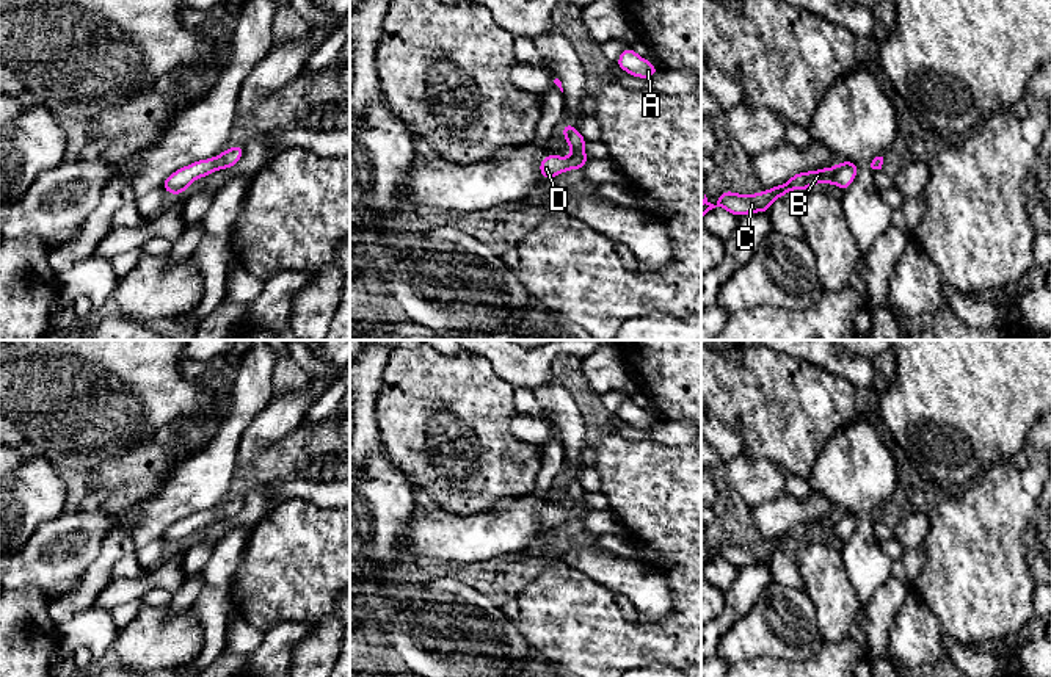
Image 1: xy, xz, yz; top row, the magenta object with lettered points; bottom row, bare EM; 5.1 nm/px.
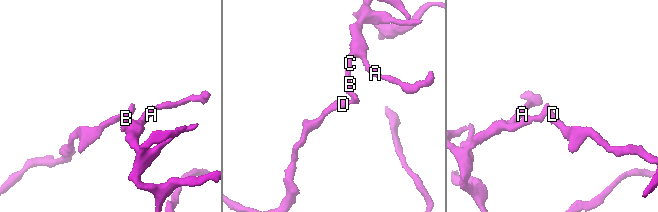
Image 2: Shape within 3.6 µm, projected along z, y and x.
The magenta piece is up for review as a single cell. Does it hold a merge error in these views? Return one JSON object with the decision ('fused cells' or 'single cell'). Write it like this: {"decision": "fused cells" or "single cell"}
{"decision": "single cell"}

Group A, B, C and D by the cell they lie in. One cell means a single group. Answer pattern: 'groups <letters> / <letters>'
groups A B C D

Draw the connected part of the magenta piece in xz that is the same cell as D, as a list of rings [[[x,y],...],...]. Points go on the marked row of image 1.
[[[565,122],[562,132],[566,144],[573,149],[573,155],[569,158],[563,158],[549,154],[541,158],[540,174],[543,179],[551,180],[568,169],[582,169],[590,161],[584,152],[587,139],[579,133],[579,130],[574,125]]]

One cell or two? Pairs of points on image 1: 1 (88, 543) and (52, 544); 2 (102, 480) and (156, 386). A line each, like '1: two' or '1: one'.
1: one
2: two

